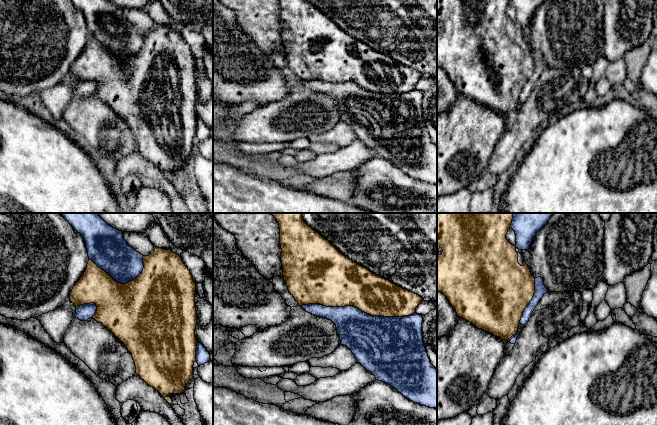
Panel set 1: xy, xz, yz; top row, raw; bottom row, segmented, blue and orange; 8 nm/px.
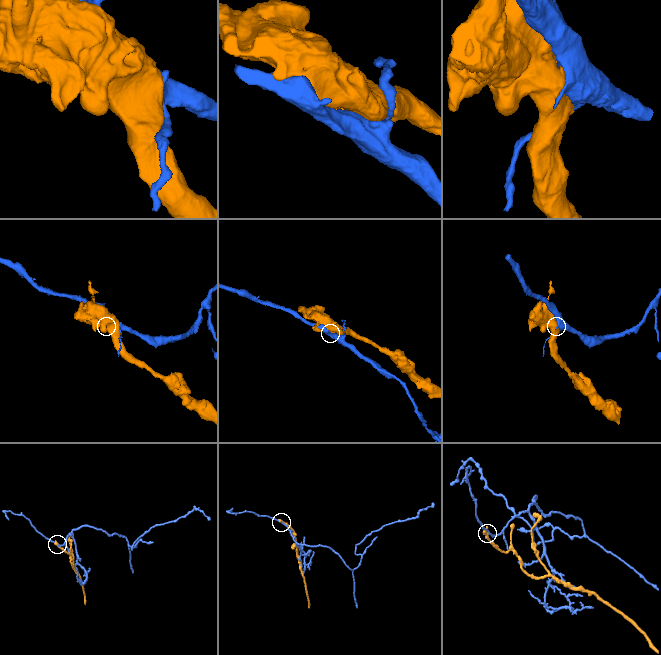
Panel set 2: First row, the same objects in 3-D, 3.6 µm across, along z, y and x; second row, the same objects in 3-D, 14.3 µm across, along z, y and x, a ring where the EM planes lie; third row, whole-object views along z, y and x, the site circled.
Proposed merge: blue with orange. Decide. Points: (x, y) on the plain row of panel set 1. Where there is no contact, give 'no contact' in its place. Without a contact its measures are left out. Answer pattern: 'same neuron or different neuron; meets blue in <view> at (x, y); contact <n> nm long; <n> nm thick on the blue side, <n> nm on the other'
different neuron; meets blue in xz at (357, 84); contact 900 nm long; 360 nm thick on the blue side, 400 nm on the other

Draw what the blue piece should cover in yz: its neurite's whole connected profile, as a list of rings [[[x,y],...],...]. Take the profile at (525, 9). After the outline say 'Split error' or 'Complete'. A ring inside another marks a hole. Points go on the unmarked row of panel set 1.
[[[511,0],[510,4],[512,4],[516,10],[516,24],[519,26],[528,26],[534,12],[544,1],[545,0]]]. Complete

